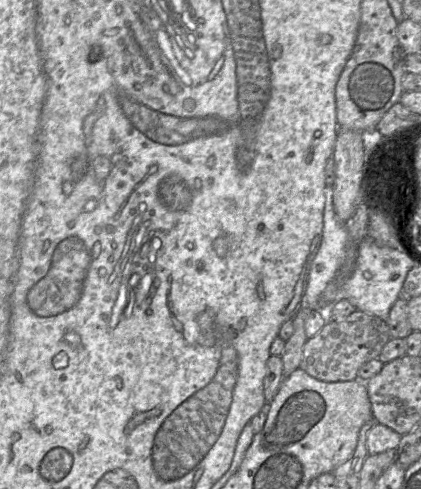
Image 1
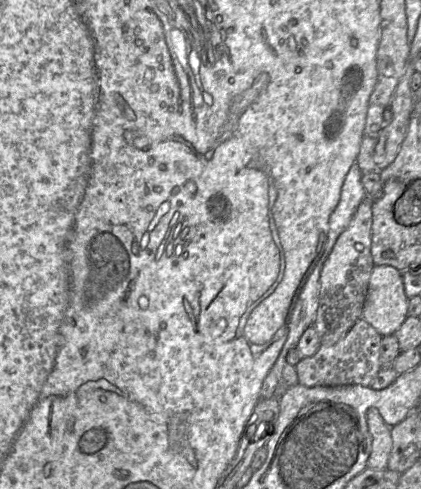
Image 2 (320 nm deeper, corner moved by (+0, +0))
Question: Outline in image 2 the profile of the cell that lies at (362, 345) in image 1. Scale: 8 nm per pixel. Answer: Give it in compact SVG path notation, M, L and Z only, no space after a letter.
M363 317L340 341L333 345L322 345L318 351L301 360L295 365L298 381L307 387L313 386L370 386L374 377L381 369L380 345L381 336Z

